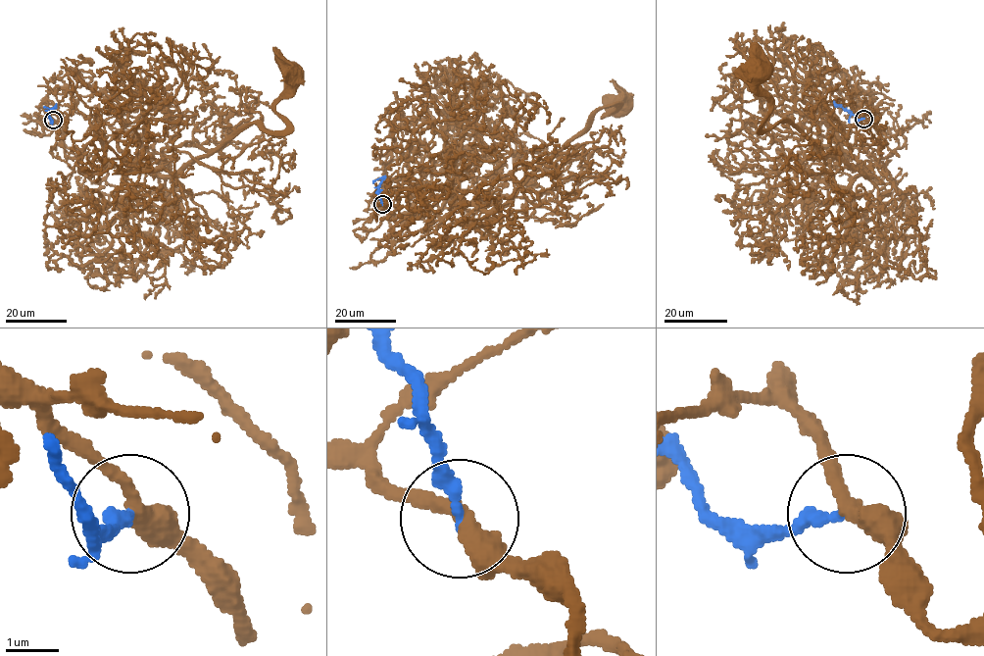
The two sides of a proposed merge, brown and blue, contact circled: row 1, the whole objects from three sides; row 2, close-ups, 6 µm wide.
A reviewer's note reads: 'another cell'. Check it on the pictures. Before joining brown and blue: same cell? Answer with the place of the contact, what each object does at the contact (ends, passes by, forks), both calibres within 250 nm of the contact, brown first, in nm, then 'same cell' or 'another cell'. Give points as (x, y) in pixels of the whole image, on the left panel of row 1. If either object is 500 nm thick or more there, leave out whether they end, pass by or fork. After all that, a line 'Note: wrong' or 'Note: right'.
place (53, 120); brown passes by; blue ends; calibres 360 and 240 nm; another cell
Note: right

